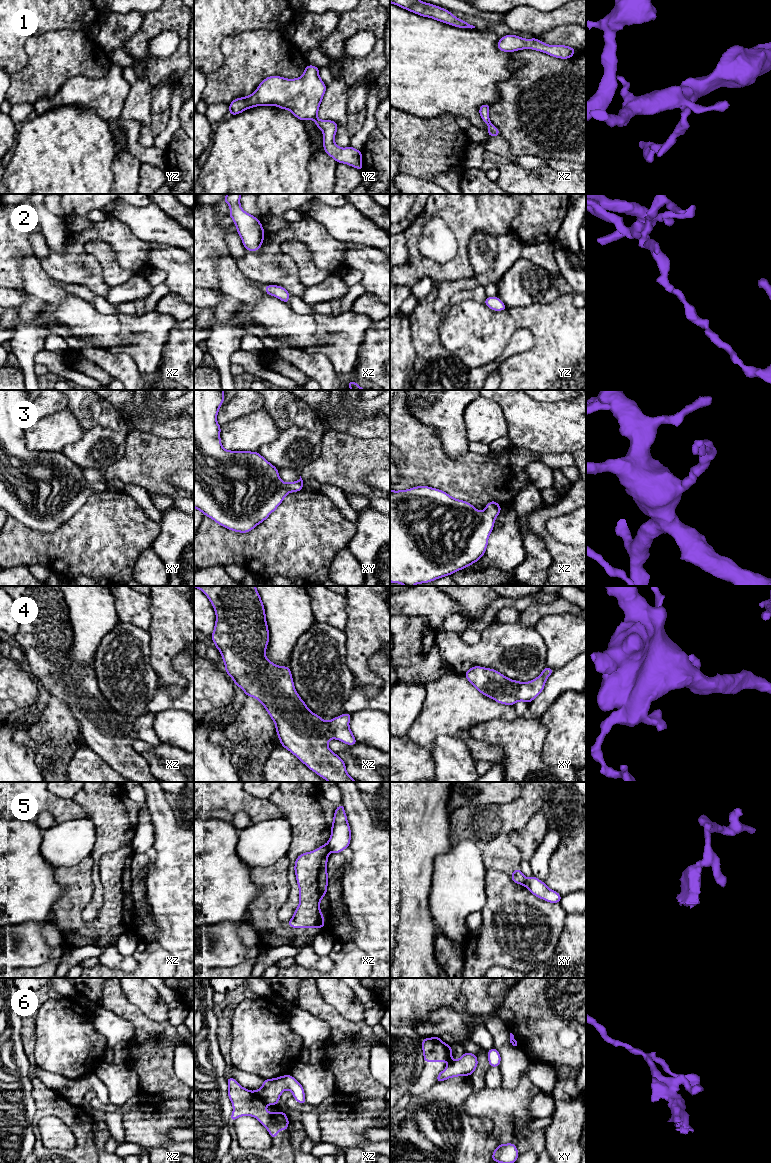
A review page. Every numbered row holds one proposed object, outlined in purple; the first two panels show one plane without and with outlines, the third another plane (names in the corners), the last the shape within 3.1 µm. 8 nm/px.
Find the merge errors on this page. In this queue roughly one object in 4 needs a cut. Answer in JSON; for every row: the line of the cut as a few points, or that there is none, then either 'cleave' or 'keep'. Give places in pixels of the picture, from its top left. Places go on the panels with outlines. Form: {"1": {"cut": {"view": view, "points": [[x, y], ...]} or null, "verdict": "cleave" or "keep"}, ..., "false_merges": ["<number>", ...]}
{"1": {"cut": null, "verdict": "keep"}, "2": {"cut": null, "verdict": "keep"}, "3": {"cut": null, "verdict": "keep"}, "4": {"cut": null, "verdict": "keep"}, "5": {"cut": {"view": "xz", "points": [[326, 844], [330, 851]]}, "verdict": "cleave"}, "6": {"cut": {"view": "xz", "points": [[252, 1091], [267, 1104]]}, "verdict": "cleave"}, "false_merges": ["5", "6"]}

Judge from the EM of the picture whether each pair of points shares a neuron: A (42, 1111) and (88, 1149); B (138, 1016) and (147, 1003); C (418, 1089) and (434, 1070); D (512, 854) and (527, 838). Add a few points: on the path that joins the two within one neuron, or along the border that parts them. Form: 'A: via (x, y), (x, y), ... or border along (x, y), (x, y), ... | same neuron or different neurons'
A: via (56, 1110), (61, 1110), (84, 1135) | same neuron
B: border along (125, 995), (148, 1018), (155, 1021), (163, 1021) | different neurons
C: via (422, 1084), (429, 1075) | same neuron
D: border along (512, 843), (519, 850), (522, 859) | different neurons

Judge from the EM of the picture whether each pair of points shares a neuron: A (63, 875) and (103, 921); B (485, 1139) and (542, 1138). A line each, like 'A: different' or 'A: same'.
A: same
B: different

